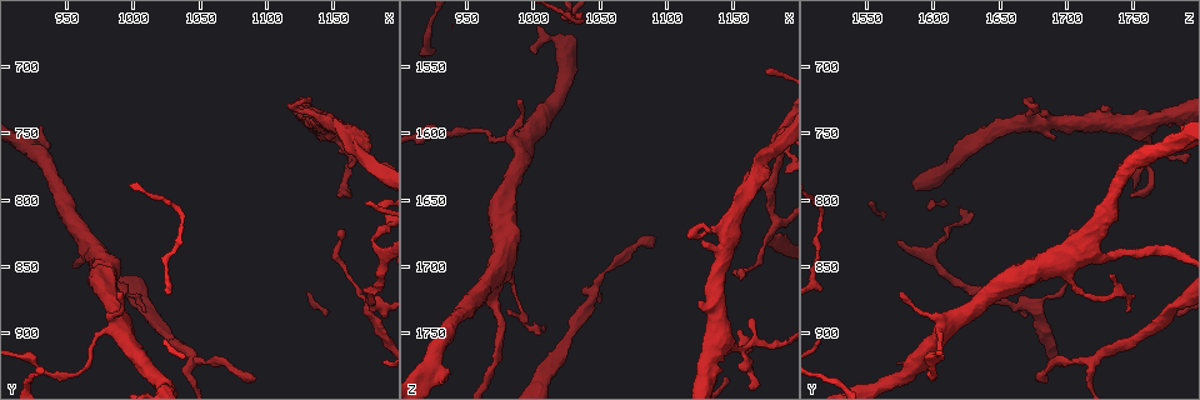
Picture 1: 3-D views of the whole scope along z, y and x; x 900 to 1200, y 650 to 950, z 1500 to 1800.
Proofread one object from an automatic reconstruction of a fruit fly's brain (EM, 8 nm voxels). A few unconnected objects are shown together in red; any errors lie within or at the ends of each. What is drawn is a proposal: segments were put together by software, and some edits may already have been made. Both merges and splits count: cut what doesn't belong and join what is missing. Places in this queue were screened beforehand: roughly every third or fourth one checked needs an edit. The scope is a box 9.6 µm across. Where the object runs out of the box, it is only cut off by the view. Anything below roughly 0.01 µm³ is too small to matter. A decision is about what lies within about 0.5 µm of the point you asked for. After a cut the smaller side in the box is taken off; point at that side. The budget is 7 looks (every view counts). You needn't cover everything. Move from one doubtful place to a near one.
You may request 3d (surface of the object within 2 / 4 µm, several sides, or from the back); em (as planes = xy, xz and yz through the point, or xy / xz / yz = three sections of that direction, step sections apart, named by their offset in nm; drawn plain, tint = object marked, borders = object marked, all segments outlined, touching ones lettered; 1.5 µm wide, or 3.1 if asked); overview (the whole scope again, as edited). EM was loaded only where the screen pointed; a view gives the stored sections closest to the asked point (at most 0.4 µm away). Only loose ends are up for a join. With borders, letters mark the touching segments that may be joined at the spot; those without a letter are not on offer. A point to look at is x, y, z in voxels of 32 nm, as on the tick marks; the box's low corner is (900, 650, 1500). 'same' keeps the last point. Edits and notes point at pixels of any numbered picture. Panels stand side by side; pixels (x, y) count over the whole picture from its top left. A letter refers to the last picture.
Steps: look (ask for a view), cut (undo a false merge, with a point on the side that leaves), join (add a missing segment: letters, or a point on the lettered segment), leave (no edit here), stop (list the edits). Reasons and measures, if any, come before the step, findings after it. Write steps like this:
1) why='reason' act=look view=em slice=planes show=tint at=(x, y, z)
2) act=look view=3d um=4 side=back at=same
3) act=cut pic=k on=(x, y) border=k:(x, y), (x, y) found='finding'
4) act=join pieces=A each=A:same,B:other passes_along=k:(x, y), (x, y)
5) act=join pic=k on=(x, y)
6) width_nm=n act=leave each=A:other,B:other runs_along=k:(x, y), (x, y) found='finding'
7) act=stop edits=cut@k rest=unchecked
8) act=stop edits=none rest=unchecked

why='an open end' act=look view=em slice=planes show=borders at=(1090, 932, 1678)

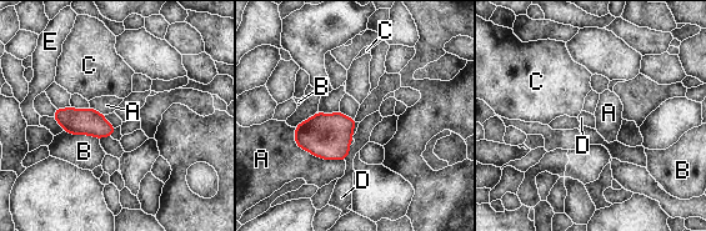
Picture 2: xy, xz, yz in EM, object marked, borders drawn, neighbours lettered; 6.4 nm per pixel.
width_nm=170 act=leave each=A:other,B:other,C:other,D:other,E:other border=2:(294, 127), (299, 146), (344, 160) found='none of them fits'

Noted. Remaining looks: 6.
why='branch stops here' act=look view=3d um=2 at=(1126, 730, 1724)

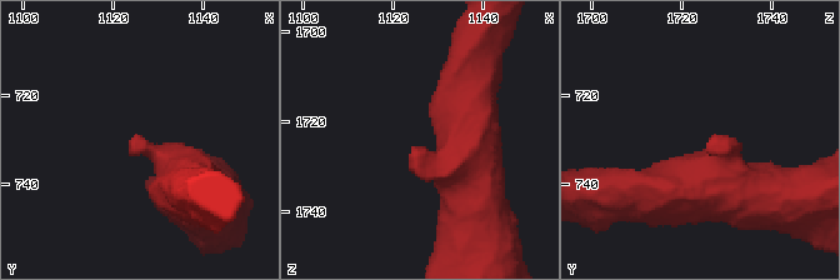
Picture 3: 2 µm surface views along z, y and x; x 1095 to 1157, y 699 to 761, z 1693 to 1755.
act=look view=em slice=yz step=8 show=borders at=(1125, 730, 1726)

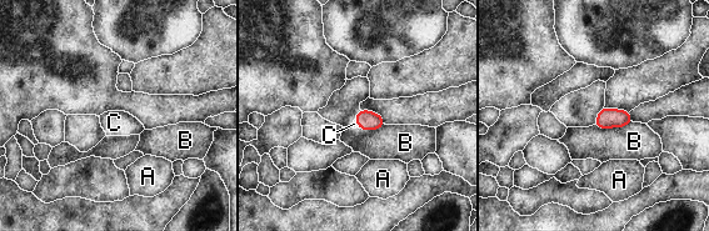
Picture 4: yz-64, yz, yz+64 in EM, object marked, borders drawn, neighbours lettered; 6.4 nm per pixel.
act=look view=em slice=planes show=borders at=same

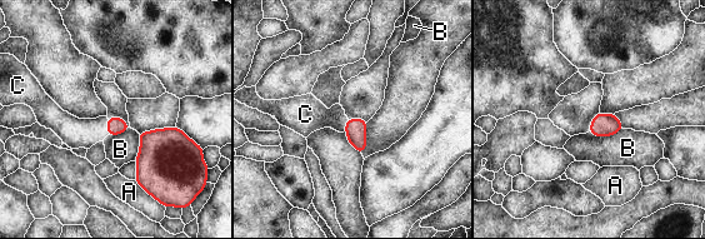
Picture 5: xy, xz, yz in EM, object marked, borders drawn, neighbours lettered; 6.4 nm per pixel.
act=join pieces=C each=A:other,B:other,C:same passes_along=5:(115, 125), (108, 127), (76, 133) found='the neuron continues'

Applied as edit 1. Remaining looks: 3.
act=stop edits=join@5 rest=unchecked

